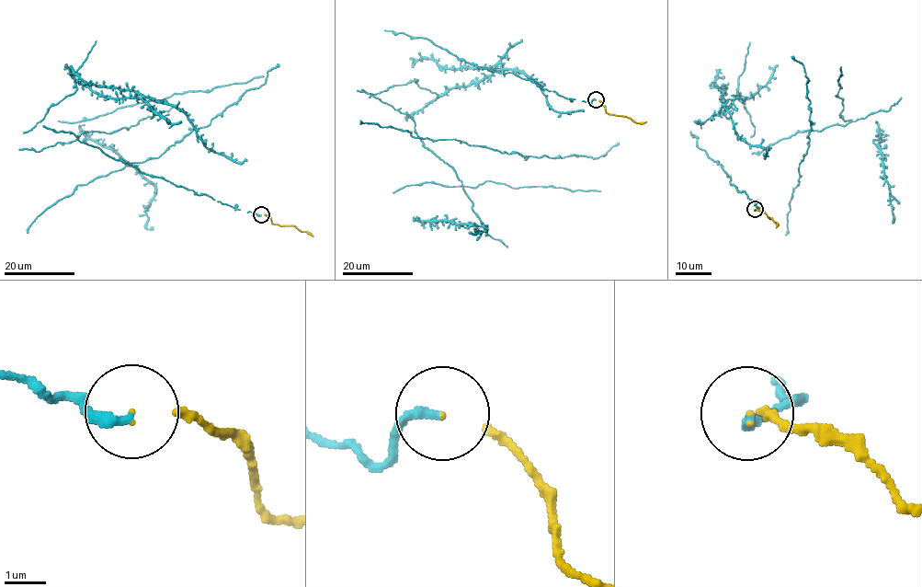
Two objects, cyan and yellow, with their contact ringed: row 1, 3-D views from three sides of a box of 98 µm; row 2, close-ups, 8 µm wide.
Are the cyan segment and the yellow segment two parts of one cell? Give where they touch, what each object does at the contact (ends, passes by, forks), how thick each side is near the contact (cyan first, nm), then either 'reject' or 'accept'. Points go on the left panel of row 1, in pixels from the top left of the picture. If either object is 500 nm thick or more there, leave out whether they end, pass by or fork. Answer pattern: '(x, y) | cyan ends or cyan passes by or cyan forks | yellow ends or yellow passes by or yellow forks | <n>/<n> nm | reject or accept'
(261, 214) | cyan ends | yellow ends | 220/40 nm | accept

